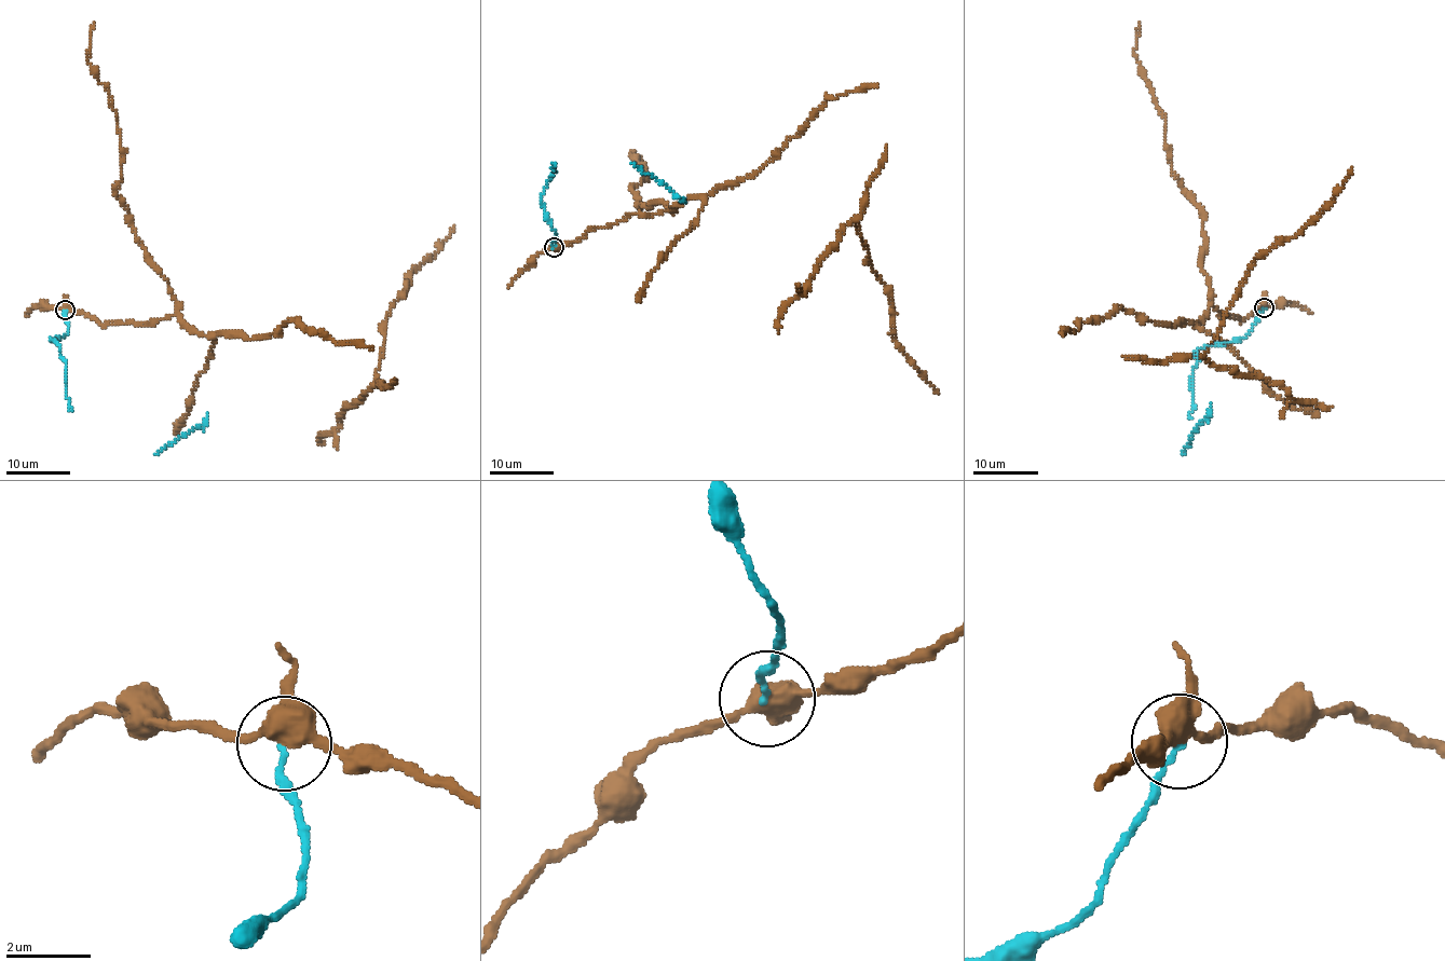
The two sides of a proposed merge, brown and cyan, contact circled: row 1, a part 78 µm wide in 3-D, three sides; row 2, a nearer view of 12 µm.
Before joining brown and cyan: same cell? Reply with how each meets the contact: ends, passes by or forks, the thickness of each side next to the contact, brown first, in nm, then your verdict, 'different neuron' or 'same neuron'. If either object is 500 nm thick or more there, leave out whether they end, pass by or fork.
brown forks there; cyan ends there; 400 nm thick on the brown side, 130 nm on the other; different neuron

